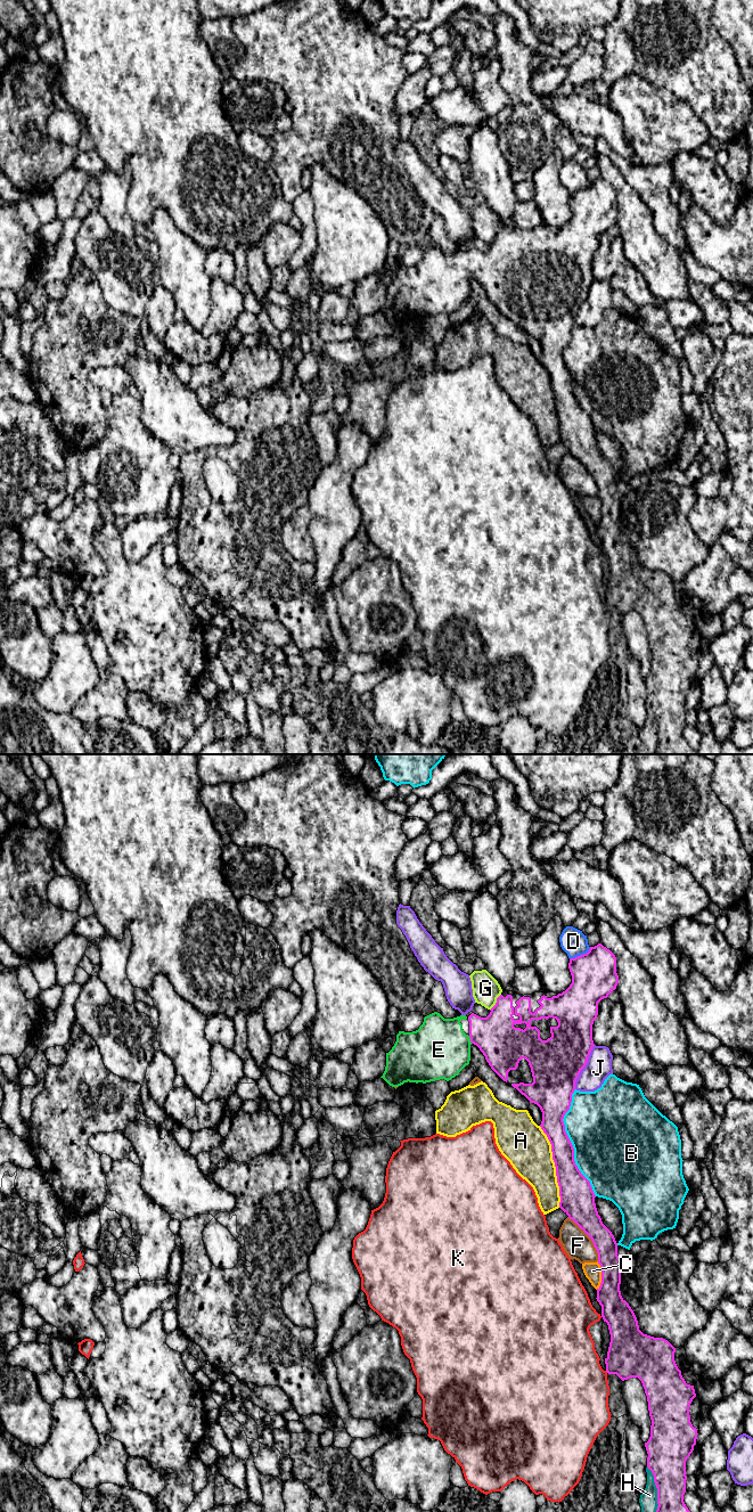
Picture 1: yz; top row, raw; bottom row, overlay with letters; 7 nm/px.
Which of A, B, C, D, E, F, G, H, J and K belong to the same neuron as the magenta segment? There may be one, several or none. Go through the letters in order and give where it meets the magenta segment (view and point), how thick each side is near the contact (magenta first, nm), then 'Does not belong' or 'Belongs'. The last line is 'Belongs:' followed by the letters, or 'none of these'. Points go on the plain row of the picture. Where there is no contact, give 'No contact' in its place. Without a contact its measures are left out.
A: Touches magenta at yz (555, 400). Thickness 240 nm (magenta) against 320 nm. Does not belong
B: Touches magenta at yz (571, 377). Thickness 180 nm (magenta) against 500 nm. Does not belong
C: Touches magenta at yz (602, 509). Thickness 180 nm (magenta) against 130 nm. Does not belong
D: Touches magenta at yz (580, 189). Thickness 320 nm (magenta) against 180 nm. Does not belong
E: Touches magenta at yz (471, 274). Thickness 300 nm (magenta) against 420 nm. Belongs
F: Touches magenta at yz (590, 472). Thickness 220 nm (magenta) against 200 nm. Does not belong
G: Touches magenta at yz (497, 236). Thickness 300 nm (magenta) against 190 nm. Does not belong
H: Touches magenta at yz (657, 727). Thickness 280 nm (magenta) against 130 nm. Does not belong
J: Touches magenta at yz (584, 300). Thickness 360 nm (magenta) against 180 nm. Does not belong
K: No contact. Does not belong
Belongs: E

